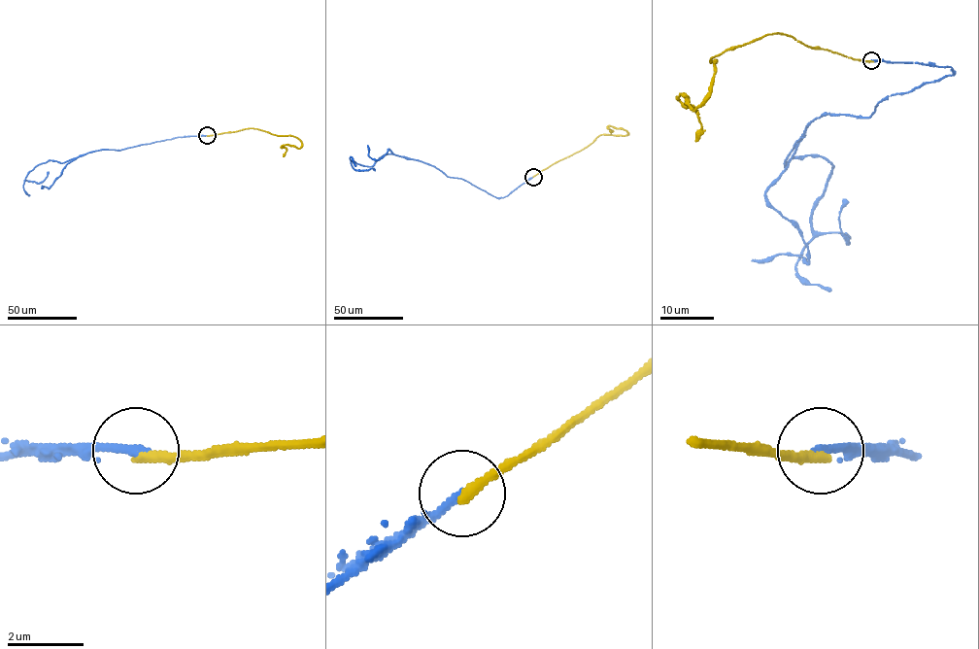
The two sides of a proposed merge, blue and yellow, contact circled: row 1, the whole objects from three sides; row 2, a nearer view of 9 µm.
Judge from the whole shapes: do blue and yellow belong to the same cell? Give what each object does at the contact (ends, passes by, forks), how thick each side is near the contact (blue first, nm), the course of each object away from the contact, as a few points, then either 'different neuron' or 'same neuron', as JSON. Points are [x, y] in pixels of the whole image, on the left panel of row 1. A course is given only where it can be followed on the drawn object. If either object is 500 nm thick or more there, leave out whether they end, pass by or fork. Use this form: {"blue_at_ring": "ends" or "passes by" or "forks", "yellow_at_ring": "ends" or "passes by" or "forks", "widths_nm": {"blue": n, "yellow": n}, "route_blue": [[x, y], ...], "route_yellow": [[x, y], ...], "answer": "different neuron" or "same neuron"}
{"blue_at_ring": "ends", "yellow_at_ring": "ends", "widths_nm": {"blue": 200, "yellow": 280}, "route_blue": [[207, 135], [120, 150], [100, 150], [64, 162], [48, 160], [37, 165], [24, 180], [41, 183], [49, 171]], "route_yellow": [[207, 135], [253, 128], [296, 137], [302, 146], [282, 145], [286, 150], [283, 156]], "answer": "different neuron"}

